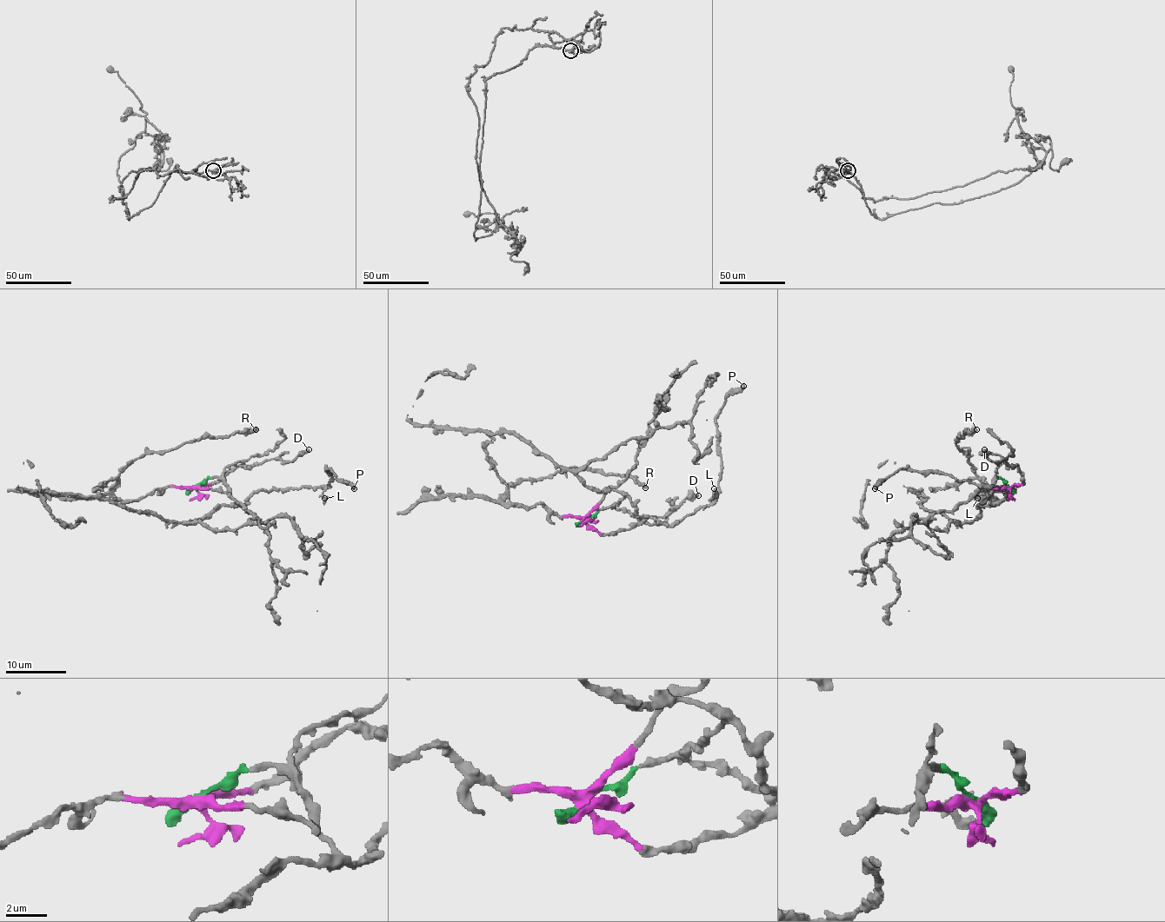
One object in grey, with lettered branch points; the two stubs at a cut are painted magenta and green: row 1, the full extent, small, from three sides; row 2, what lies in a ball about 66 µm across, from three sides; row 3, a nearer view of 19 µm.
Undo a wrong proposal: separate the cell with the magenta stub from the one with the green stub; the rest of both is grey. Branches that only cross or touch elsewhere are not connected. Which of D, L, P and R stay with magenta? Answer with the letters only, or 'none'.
D, R

